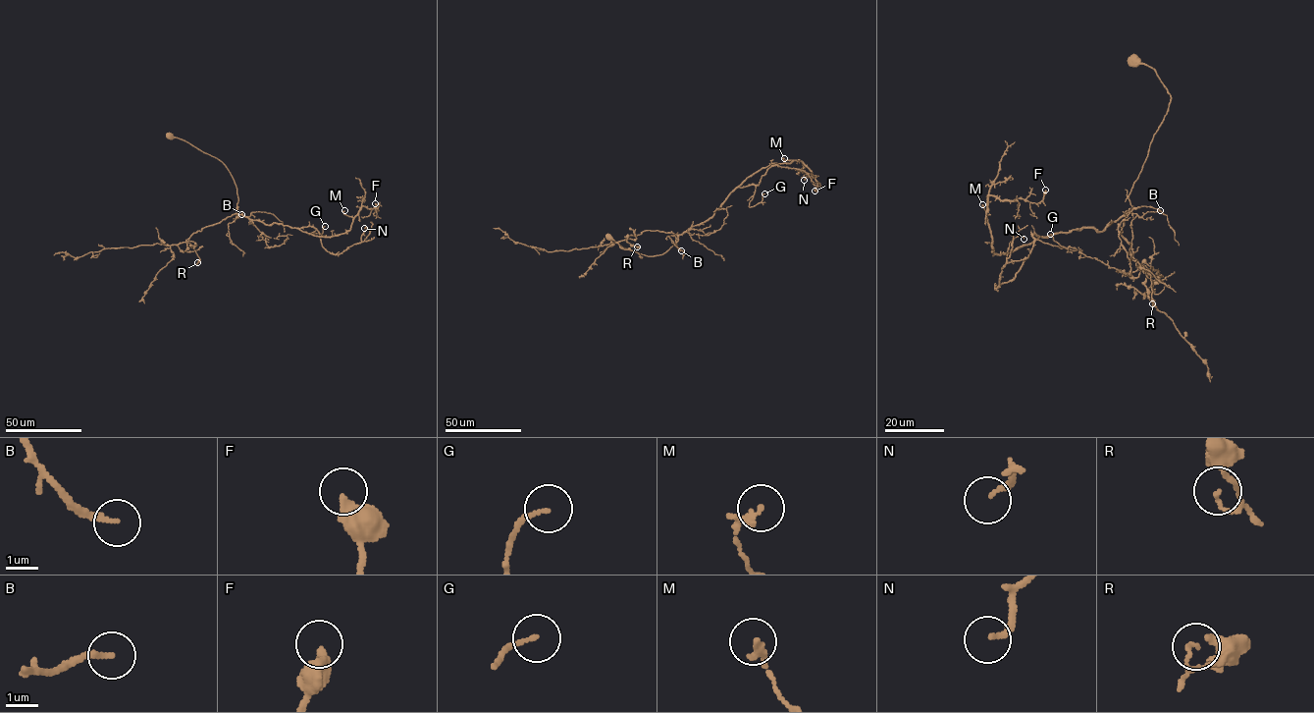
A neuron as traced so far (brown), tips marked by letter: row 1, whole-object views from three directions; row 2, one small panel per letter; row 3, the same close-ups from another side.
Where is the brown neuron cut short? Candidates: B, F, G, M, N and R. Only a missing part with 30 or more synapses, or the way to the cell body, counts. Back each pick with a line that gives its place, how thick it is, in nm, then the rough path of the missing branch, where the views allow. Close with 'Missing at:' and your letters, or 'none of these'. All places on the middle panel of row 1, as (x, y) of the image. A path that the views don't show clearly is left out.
Missing at: none of these

